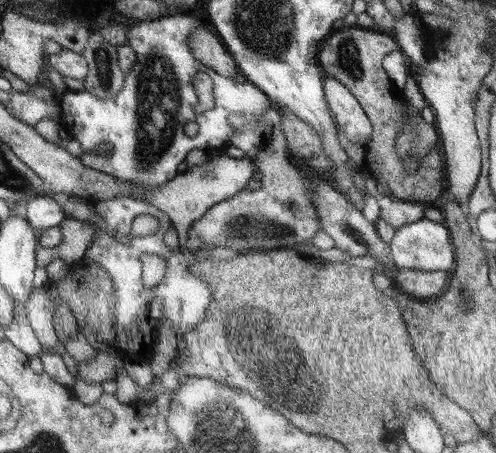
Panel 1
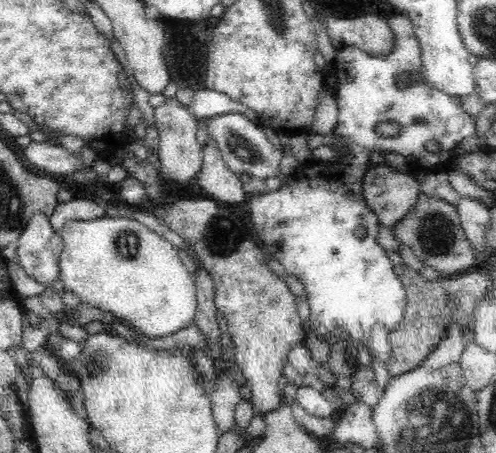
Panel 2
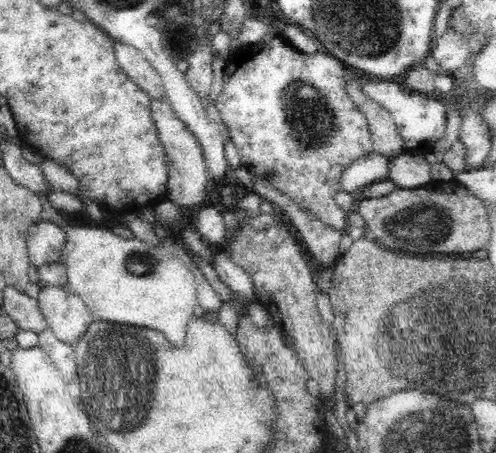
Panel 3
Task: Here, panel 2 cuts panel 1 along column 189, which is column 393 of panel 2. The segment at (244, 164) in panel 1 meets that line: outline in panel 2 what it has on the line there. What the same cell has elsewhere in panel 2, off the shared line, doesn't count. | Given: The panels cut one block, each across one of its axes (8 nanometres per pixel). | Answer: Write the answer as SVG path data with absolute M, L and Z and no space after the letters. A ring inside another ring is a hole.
M374 164L374 166L370 166L370 170L364 176L362 200L366 200L366 206L370 208L370 212L374 212L378 216L380 224L394 228L398 222L402 222L402 218L406 218L406 214L410 214L412 206L422 196L422 192L420 192L422 182L418 182L416 172L418 170L398 172L390 164Z

